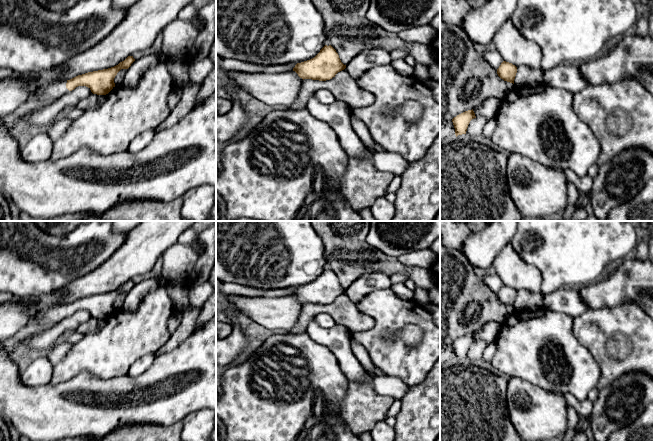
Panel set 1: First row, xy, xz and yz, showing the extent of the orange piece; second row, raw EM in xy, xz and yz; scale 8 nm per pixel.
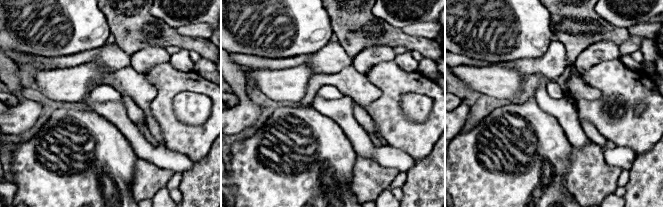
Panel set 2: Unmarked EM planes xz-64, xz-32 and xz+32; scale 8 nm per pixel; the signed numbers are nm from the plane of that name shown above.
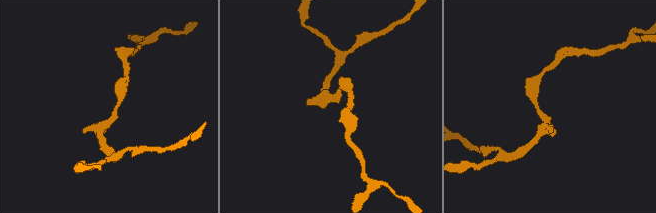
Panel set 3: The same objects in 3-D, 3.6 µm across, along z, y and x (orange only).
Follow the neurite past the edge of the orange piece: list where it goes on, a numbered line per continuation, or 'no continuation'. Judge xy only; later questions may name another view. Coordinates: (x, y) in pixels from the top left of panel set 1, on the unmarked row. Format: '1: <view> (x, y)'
1: xy (53, 315)

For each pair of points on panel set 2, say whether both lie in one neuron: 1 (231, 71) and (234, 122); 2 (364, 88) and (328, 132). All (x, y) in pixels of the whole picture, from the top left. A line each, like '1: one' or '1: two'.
1: one
2: two

